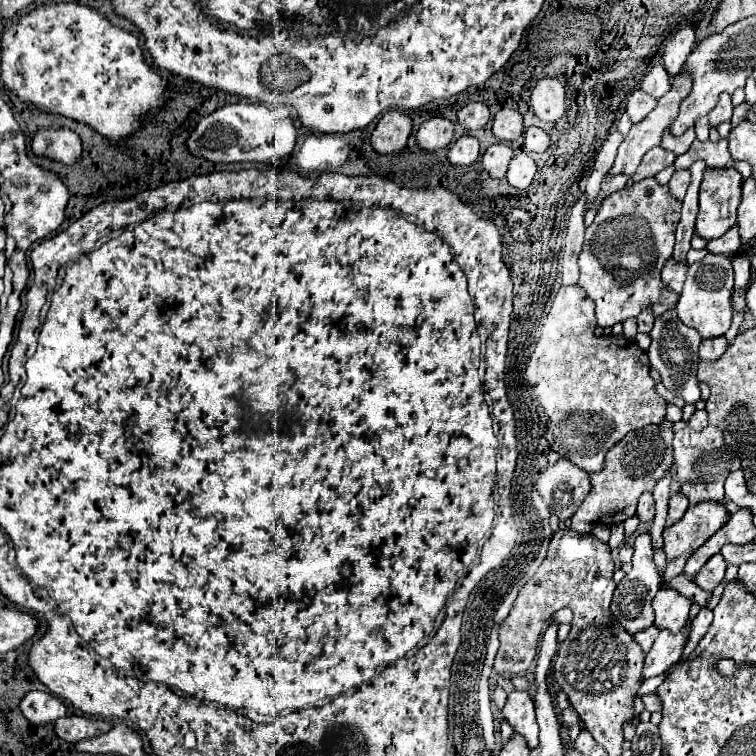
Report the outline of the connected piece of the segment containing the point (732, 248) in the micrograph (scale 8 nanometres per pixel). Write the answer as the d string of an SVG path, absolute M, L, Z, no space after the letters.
M733 226L725 236L717 238L717 240L709 240L707 250L711 254L723 254L723 256L733 256L741 246L741 238L739 238L739 230L737 226Z

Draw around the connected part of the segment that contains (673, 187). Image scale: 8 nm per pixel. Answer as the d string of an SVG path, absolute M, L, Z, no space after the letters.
M677 170L669 182L669 192L671 196L683 200L687 188L689 188L689 180L691 180L691 172L689 170Z

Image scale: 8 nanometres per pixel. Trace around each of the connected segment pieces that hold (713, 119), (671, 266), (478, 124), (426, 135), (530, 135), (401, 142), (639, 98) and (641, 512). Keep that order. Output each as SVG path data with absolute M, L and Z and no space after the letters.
M721 94L717 106L709 112L709 122L711 126L719 126L721 122L729 120L733 114L733 104L731 104L731 96L729 94Z
M669 258L669 260L665 262L665 268L663 268L663 272L661 272L661 278L663 278L663 282L665 282L671 290L681 292L683 282L685 282L685 274L687 274L687 268L689 268L687 260L677 262L677 260Z
M471 102L471 104L467 104L459 110L457 118L459 118L459 124L465 130L477 130L477 128L483 128L489 122L491 114L489 114L489 108L485 104Z
M431 118L421 124L417 132L417 142L423 150L439 150L449 146L453 140L453 124L447 118Z
M531 126L525 132L525 148L531 152L545 152L551 146L551 138L547 132L543 132L541 128Z
M391 110L387 112L371 134L371 146L379 154L391 154L401 150L411 136L413 122L407 114Z
M635 90L631 96L629 96L629 102L627 102L627 114L629 118L637 124L641 122L653 108L657 106L657 100L649 94L645 94L643 90Z
M645 492L641 498L639 498L639 506L637 506L637 518L641 522L651 522L655 516L655 502L653 502L653 496L651 492Z

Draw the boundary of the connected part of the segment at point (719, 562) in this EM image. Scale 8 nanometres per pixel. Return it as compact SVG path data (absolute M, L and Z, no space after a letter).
M715 554L713 558L709 558L709 562L705 564L705 568L697 574L695 578L695 584L701 586L703 590L707 592L713 592L717 584L721 584L723 576L725 576L725 568L727 568L727 562L721 554Z

